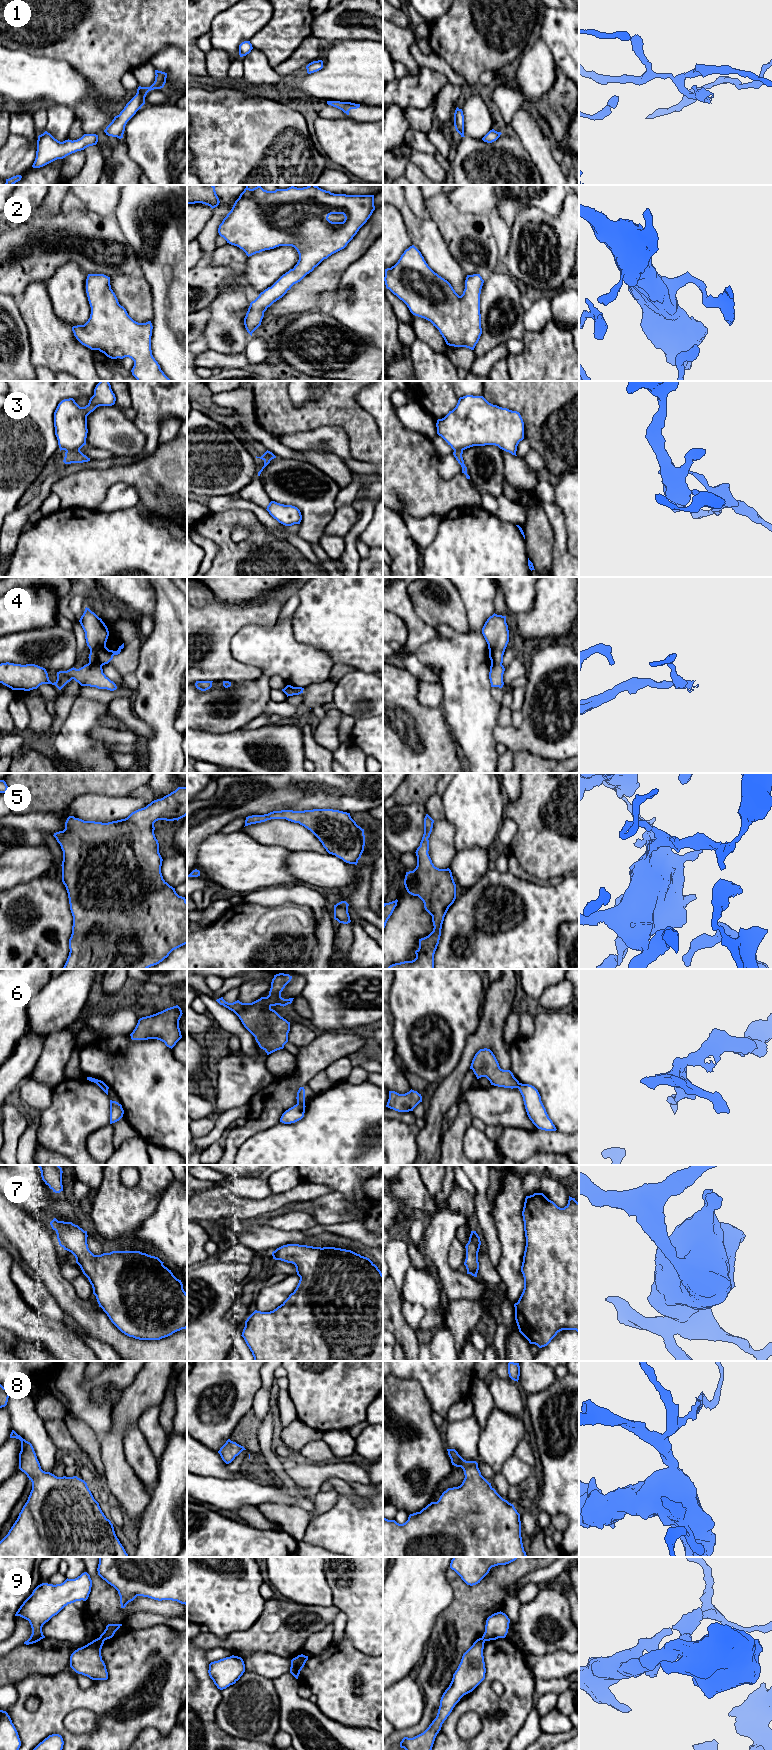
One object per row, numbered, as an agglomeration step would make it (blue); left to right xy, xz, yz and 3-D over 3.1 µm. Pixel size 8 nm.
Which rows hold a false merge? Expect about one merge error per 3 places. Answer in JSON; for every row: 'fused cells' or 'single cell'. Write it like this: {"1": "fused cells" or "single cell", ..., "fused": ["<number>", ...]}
{"1": "single cell", "2": "single cell", "3": "fused cells", "4": "fused cells", "5": "single cell", "6": "fused cells", "7": "single cell", "8": "single cell", "9": "fused cells", "fused": ["3", "4", "6", "9"]}

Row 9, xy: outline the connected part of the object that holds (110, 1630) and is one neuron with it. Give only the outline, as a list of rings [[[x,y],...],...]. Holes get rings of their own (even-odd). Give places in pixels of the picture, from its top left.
[[[108,1624],[104,1632],[100,1635],[100,1639],[107,1640],[114,1636],[115,1632],[122,1626],[122,1624]]]

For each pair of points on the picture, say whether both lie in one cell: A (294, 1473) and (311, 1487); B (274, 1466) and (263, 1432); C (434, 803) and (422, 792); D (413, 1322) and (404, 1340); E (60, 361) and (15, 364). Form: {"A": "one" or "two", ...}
{"A": "one", "B": "one", "C": "two", "D": "two", "E": "two"}

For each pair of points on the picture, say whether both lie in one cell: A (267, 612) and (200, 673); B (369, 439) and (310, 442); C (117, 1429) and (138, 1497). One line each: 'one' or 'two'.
A: one
B: two
C: one

